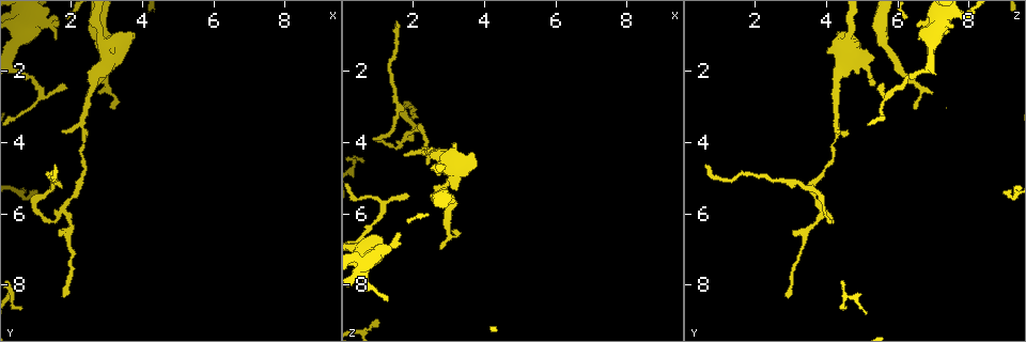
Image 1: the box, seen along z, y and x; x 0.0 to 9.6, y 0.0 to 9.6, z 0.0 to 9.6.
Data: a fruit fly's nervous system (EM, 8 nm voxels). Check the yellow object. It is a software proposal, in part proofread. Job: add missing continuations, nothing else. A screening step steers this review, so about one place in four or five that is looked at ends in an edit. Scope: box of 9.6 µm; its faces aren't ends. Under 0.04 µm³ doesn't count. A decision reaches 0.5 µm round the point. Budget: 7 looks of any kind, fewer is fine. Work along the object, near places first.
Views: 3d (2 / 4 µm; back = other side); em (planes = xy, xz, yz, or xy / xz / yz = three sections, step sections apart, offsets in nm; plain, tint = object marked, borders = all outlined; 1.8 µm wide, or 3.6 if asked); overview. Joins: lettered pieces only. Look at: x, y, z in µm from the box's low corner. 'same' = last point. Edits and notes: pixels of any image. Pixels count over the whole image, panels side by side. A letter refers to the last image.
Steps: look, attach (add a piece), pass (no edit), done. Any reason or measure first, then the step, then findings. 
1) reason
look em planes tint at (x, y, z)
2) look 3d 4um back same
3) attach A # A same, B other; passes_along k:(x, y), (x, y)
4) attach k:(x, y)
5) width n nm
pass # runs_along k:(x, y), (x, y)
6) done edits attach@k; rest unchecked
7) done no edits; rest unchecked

long arm stops here
look em planes borders at (1.80, 8.35, 2.90)

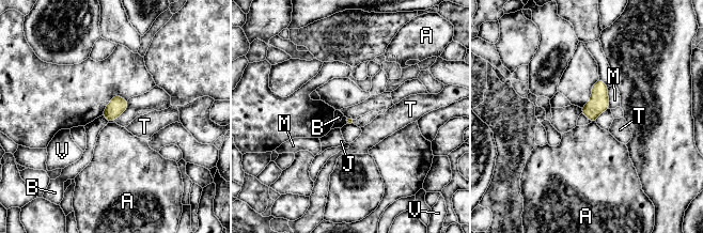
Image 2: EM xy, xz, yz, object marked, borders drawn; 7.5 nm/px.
pass # A other, B other, J other, M other, T other, V other; border 2:(344, 117), (345, 124); no lettered piece goes on from it

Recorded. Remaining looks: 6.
thin end
look em planes borders at (2.80, 2.60, 7.05)

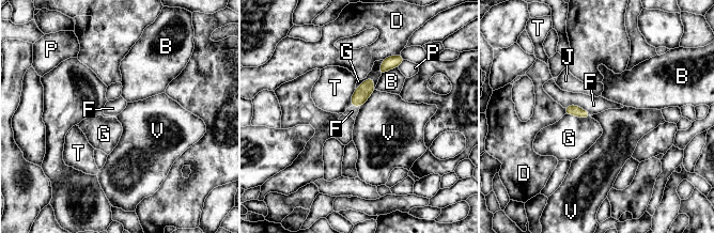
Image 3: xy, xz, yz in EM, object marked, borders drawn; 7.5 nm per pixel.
longest_contact F 220 nm
pass # B other, D other, F other, G other, J other, P other, T other, V other; none of them fits

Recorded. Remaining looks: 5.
sudden change in width
look em planes borders at (3.05, 1.30, 5.65)

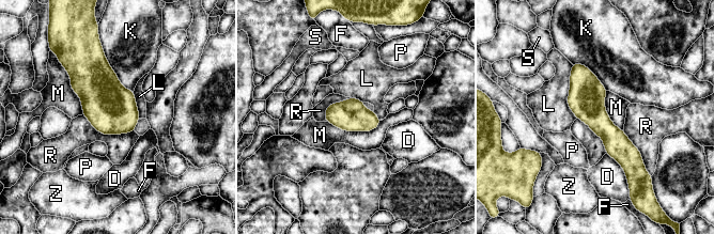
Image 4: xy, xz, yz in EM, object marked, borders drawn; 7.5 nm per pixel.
width 240 nm; longest_contact K 420 nm
pass # D other, F other, K other, L other, M other, P other, R other, S other, Z other; no lettered piece goes on from it

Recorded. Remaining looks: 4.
done no edits; rest unchecked

